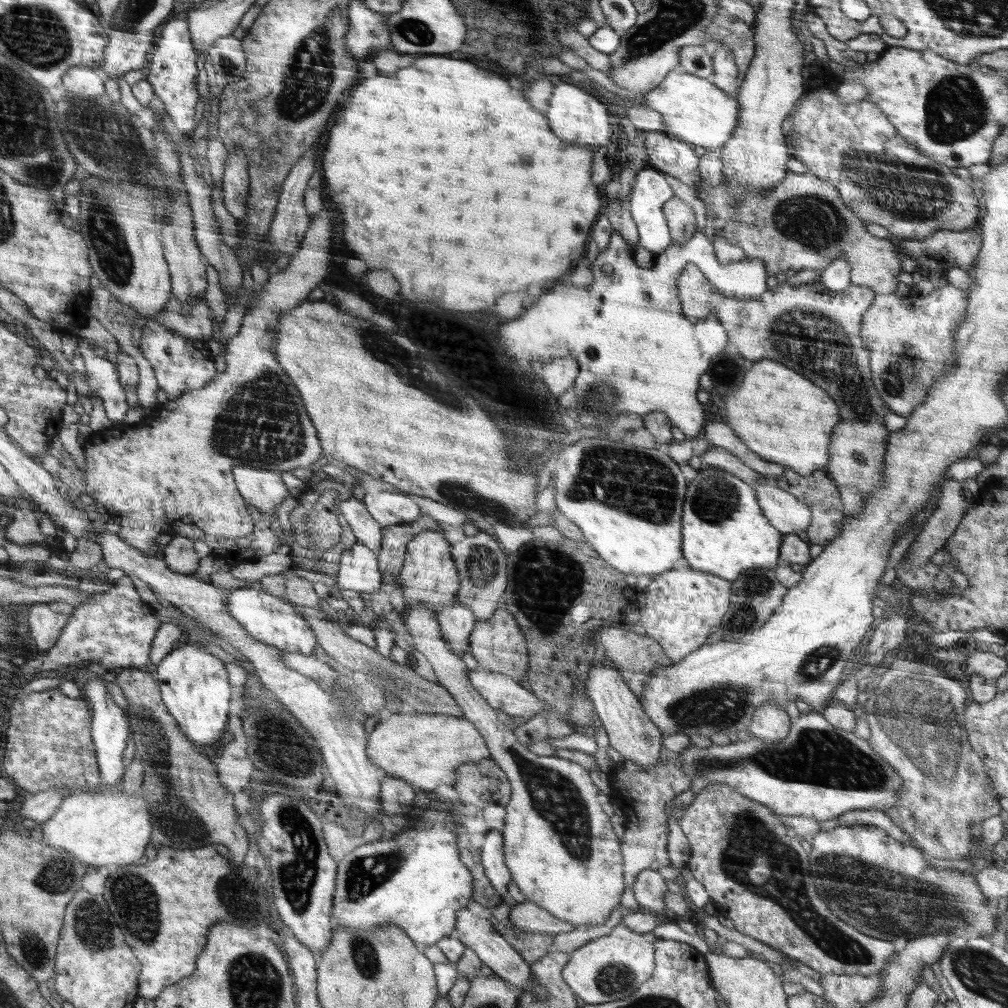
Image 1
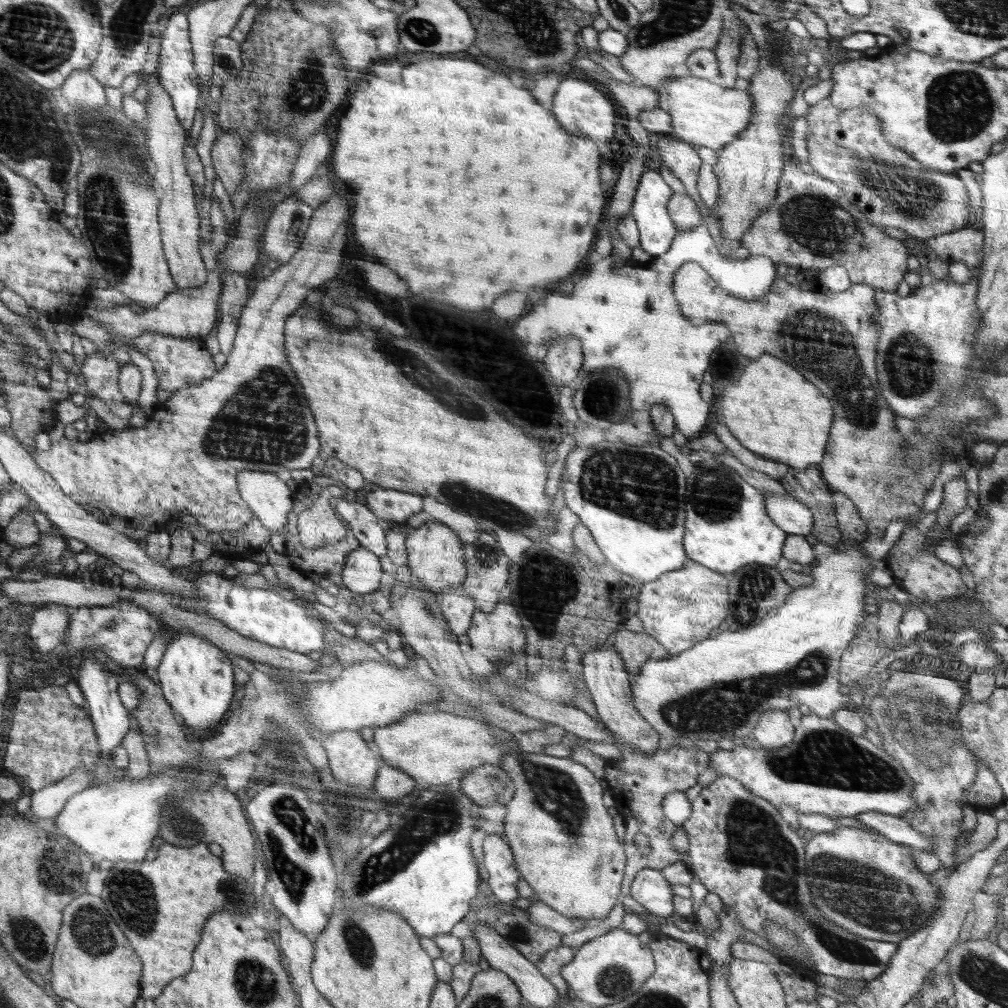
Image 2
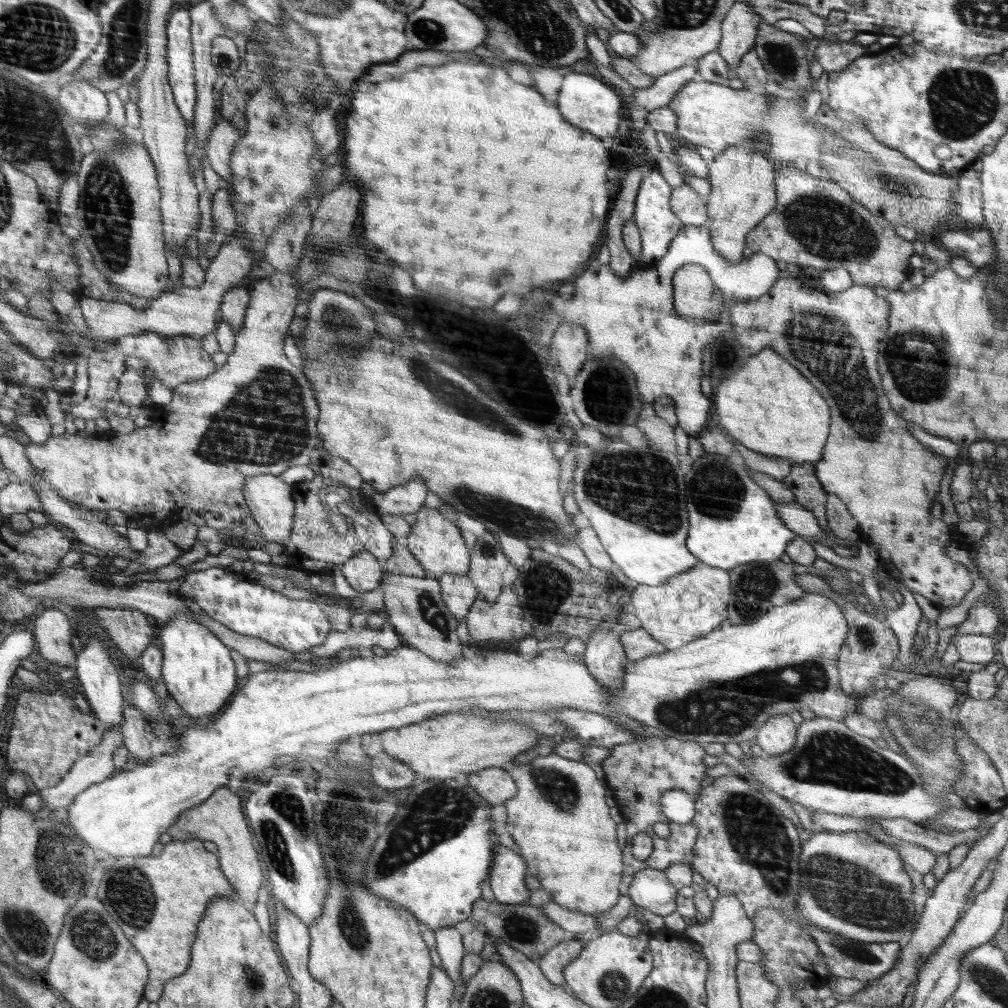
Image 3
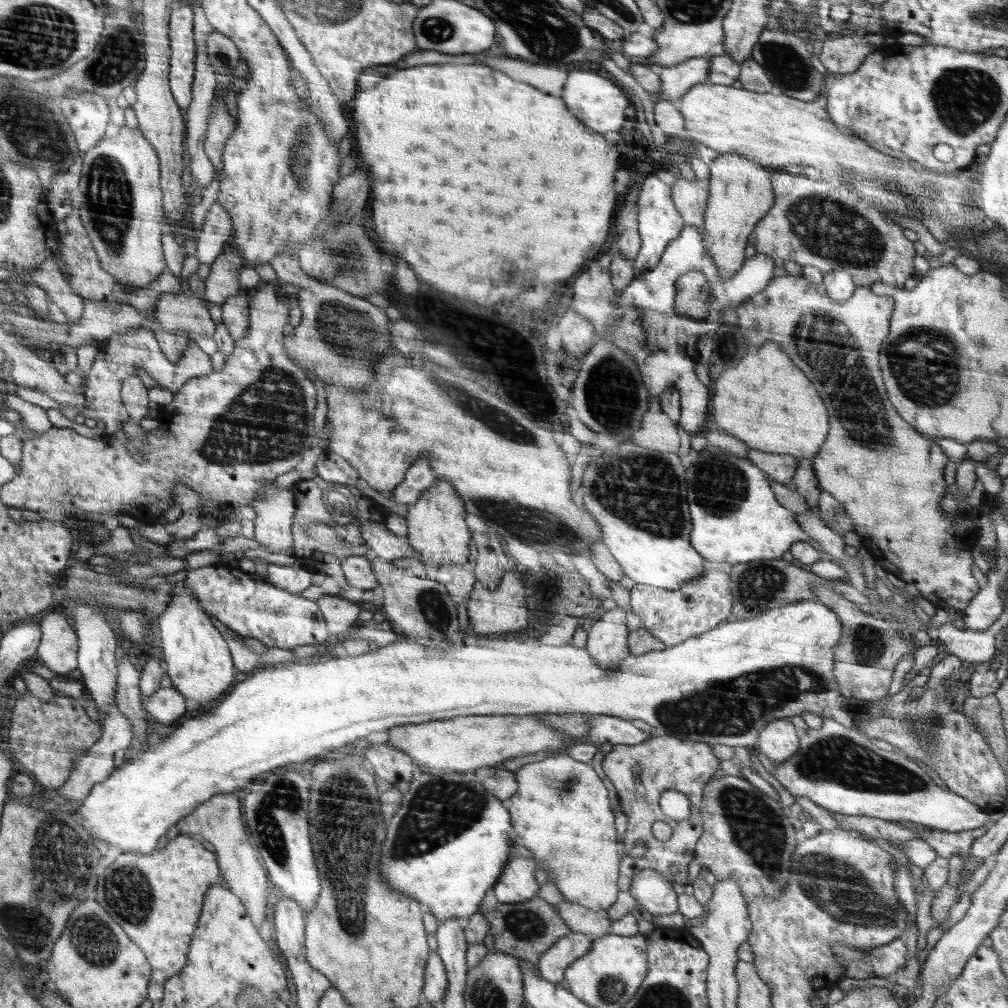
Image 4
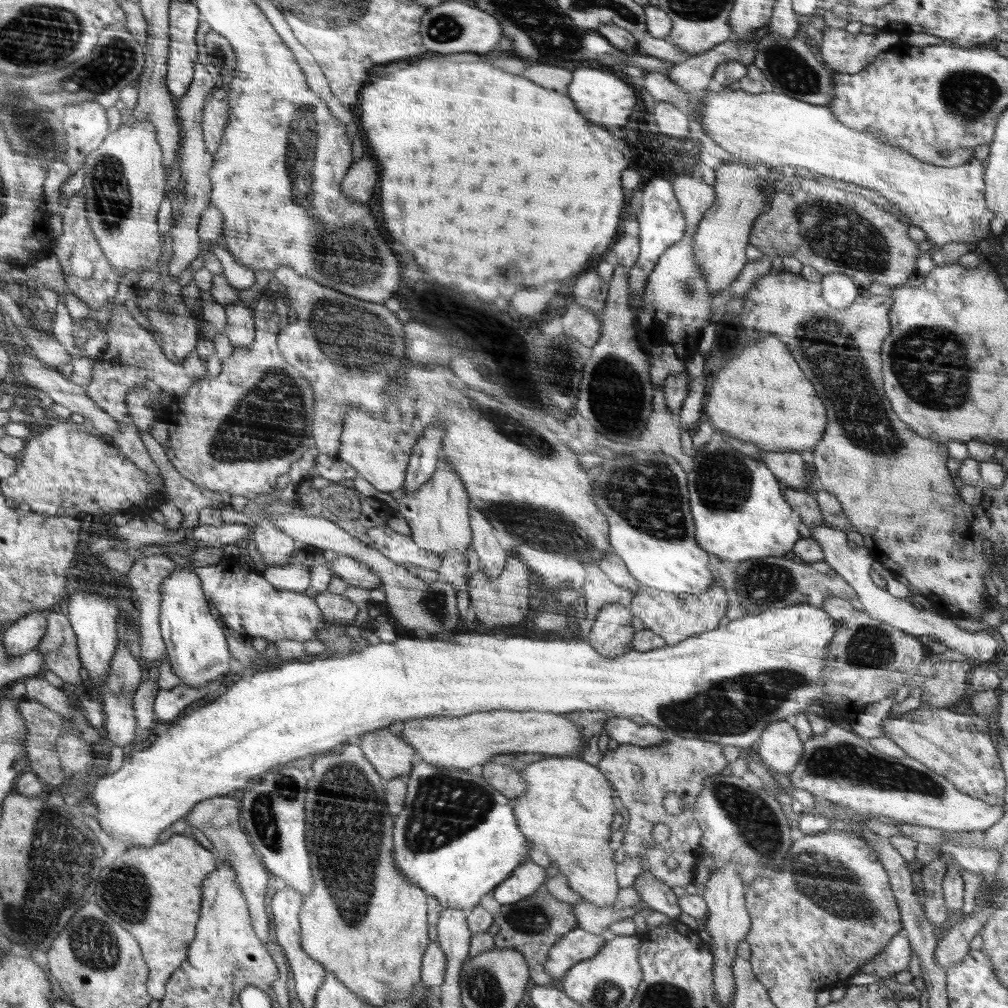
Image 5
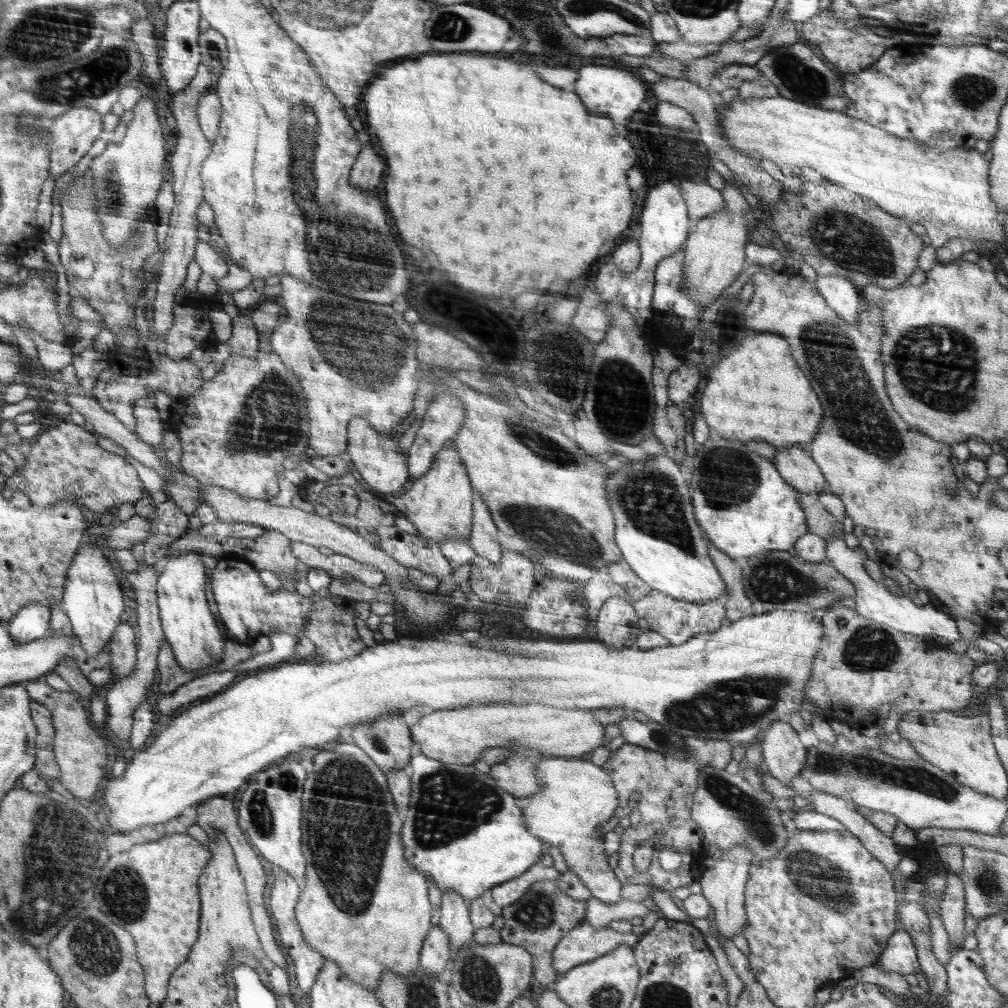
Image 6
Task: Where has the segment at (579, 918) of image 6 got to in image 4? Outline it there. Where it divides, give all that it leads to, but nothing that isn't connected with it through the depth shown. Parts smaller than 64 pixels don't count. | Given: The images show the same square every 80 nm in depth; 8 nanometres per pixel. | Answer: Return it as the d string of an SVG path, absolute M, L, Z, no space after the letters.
M535 895L524 902L502 904L498 903L494 910L482 909L494 940L494 948L497 952L511 954L512 956L526 959L535 964L538 969L540 956L544 954L559 938L570 933L566 922L562 921L557 913L556 905L548 903Z

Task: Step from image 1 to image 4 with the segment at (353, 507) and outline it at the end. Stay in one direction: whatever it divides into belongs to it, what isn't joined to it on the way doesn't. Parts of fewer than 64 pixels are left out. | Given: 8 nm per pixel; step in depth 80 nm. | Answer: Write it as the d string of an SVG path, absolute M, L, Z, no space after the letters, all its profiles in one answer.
M370 519L366 521L362 521L361 523L357 521L360 525L360 536L362 536L362 540L370 546L370 548L380 557L386 559L387 561L393 561L397 558L404 557L416 557L419 558L426 566L428 566L428 562L421 558L421 554L416 552L407 541L406 538L398 536L393 532L390 532L383 522L377 523L372 522Z

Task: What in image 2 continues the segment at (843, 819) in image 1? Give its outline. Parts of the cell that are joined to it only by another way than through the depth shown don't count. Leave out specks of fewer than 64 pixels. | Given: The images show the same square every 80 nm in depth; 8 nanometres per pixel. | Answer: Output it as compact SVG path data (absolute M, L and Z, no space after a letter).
M870 811L861 812L853 817L860 820L862 824L866 824L871 829L878 831L892 842L926 849L927 851L931 850L933 838L914 830L911 824L908 824L900 816Z

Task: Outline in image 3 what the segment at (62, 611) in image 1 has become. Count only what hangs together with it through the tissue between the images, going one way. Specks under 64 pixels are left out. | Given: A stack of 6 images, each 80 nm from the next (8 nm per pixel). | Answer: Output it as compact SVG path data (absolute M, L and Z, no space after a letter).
M53 607L40 612L33 624L38 652L46 661L59 666L58 671L76 664L77 656L72 650L70 638L73 630L64 611Z

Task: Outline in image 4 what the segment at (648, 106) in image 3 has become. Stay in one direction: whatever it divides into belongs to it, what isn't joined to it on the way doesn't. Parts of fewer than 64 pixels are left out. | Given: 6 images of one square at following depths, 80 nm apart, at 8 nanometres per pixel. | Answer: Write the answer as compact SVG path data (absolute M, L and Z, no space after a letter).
M708 56L688 59L686 62L658 69L661 80L659 95L651 95L652 102L672 102L682 96L692 85L707 82Z

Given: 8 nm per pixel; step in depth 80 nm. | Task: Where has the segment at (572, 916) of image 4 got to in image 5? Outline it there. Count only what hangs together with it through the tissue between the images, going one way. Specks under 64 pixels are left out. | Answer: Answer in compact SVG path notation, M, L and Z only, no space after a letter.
M578 902L573 904L578 927L595 934L609 932L609 927L620 920L633 917L636 914L634 906L630 908L614 908L613 905L604 907L596 906L591 902Z

